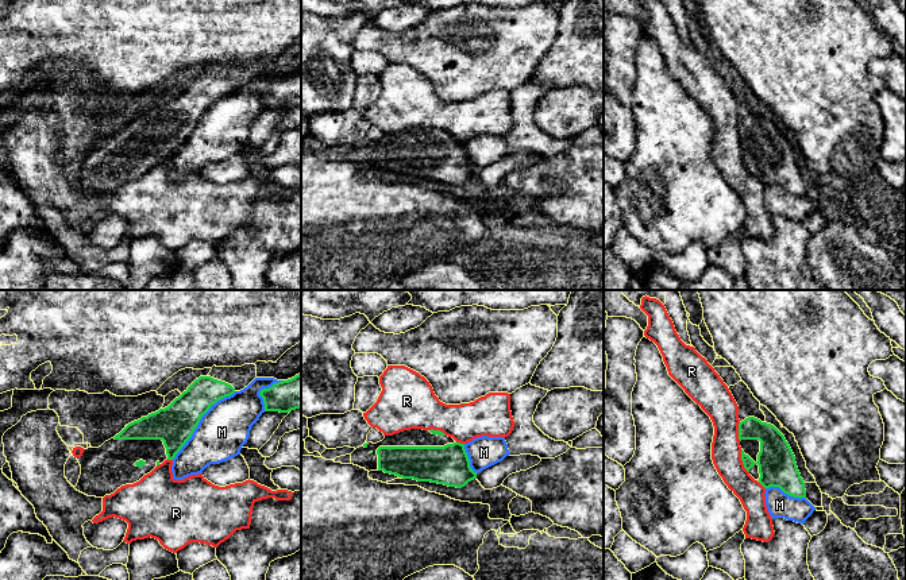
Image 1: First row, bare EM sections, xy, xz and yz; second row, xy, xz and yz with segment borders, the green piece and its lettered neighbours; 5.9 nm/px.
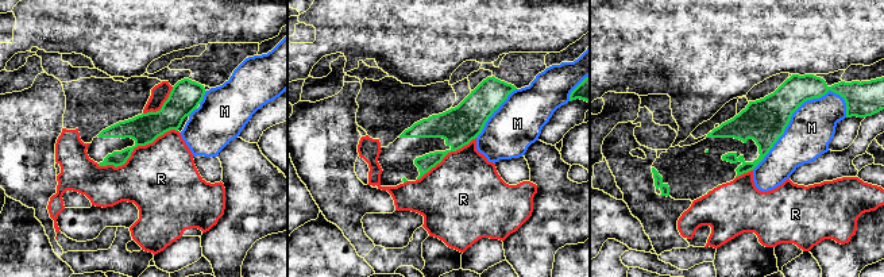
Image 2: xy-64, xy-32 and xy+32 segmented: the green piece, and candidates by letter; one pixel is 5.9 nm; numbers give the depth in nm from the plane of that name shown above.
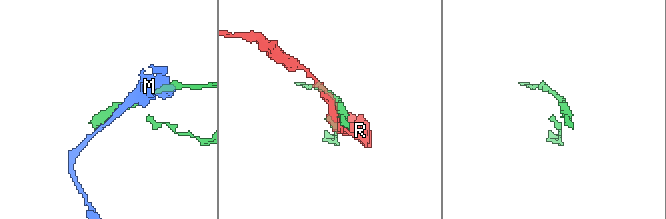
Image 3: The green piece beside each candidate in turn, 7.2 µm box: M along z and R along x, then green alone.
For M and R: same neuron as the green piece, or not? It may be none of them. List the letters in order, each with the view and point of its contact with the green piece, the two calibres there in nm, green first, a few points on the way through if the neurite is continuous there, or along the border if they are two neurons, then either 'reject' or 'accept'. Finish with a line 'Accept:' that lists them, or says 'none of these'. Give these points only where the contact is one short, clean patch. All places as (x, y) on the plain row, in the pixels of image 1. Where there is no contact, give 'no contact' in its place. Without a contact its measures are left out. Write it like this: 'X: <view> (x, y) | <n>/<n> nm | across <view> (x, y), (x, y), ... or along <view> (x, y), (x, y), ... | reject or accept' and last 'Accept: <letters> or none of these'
M: xy (199, 119) | 240/300 nm | reject
R: yz (743, 159) | 220/180 nm | reject
Accept: none of these

